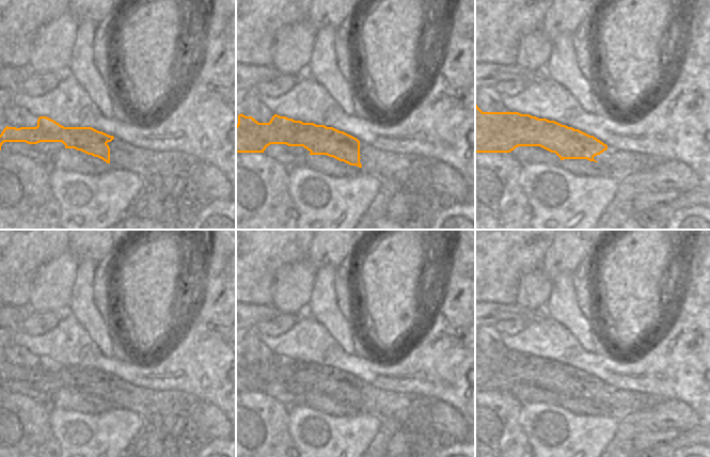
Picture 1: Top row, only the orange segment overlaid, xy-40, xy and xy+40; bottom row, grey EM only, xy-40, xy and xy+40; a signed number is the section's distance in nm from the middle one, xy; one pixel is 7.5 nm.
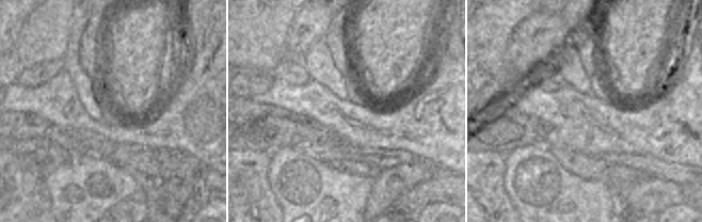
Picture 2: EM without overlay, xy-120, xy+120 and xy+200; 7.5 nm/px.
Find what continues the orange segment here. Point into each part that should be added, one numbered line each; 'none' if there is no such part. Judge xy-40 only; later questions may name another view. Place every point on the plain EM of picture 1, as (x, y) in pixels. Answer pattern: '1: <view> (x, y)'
1: xy-40 (172, 413)

